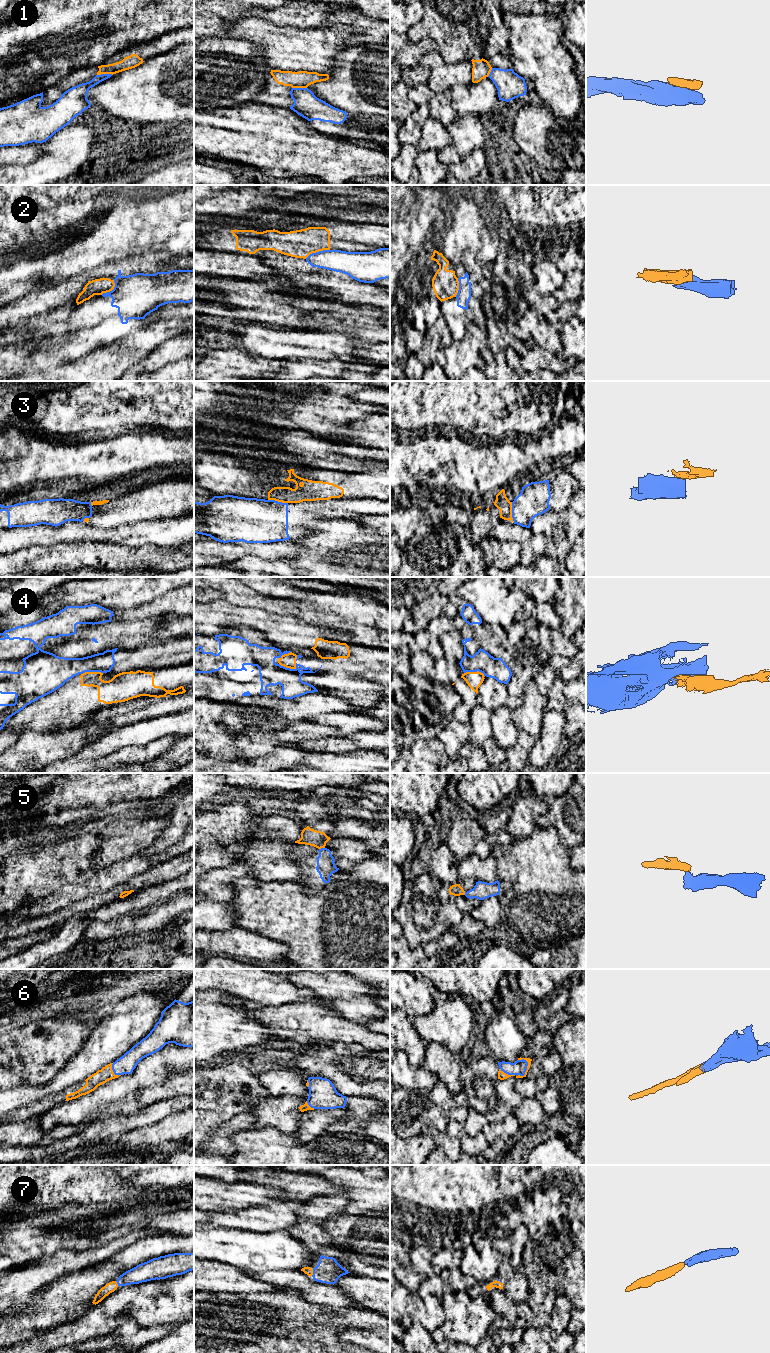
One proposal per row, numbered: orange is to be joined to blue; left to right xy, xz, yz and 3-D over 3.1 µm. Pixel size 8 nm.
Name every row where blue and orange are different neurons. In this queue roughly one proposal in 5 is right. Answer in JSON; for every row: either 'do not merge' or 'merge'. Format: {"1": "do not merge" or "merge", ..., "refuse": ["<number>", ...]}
{"1": "do not merge", "2": "do not merge", "3": "do not merge", "4": "do not merge", "5": "do not merge", "6": "merge", "7": "merge", "refuse": ["1", "2", "3", "4", "5"]}

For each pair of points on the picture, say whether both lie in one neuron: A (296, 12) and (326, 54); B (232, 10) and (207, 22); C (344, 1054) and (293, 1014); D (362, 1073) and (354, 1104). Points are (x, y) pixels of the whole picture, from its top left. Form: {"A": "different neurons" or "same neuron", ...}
{"A": "different neurons", "B": "same neuron", "C": "different neurons", "D": "different neurons"}

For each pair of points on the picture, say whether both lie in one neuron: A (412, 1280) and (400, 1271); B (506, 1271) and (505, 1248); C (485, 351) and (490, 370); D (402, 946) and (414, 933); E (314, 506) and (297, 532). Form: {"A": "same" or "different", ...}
{"A": "same", "B": "different", "C": "same", "D": "different", "E": "same"}

